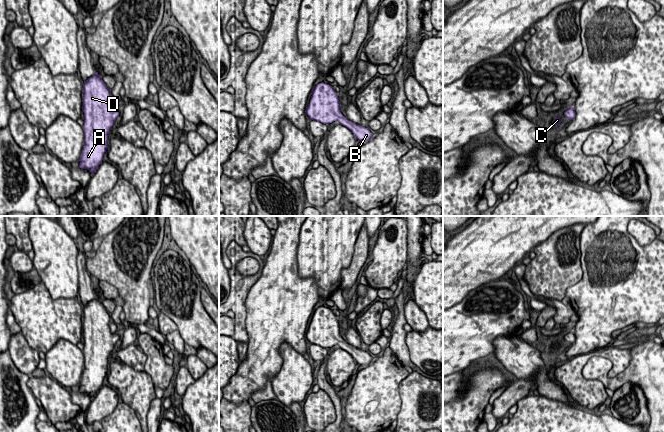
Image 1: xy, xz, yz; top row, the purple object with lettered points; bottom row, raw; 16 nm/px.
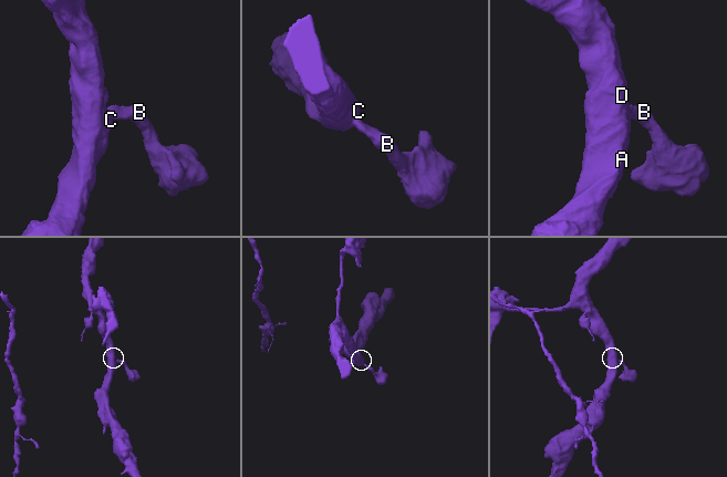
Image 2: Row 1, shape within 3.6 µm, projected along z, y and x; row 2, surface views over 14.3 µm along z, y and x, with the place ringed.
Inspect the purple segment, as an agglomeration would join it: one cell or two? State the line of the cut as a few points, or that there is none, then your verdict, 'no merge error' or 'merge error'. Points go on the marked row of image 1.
no cut; no merge error

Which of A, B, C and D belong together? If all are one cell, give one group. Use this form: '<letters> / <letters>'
A B C D

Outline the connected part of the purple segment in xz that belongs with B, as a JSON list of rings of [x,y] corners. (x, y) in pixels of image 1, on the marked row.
[[[321,82],[313,87],[311,99],[306,107],[306,114],[313,121],[330,124],[339,121],[341,125],[351,130],[356,139],[368,142],[372,139],[370,130],[350,121],[340,112],[340,101],[333,87]]]

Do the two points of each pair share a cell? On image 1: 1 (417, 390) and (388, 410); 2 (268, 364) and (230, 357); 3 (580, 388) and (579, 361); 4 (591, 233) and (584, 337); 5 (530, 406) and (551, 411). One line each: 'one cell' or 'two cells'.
1: two cells
2: two cells
3: one cell
4: one cell
5: one cell

